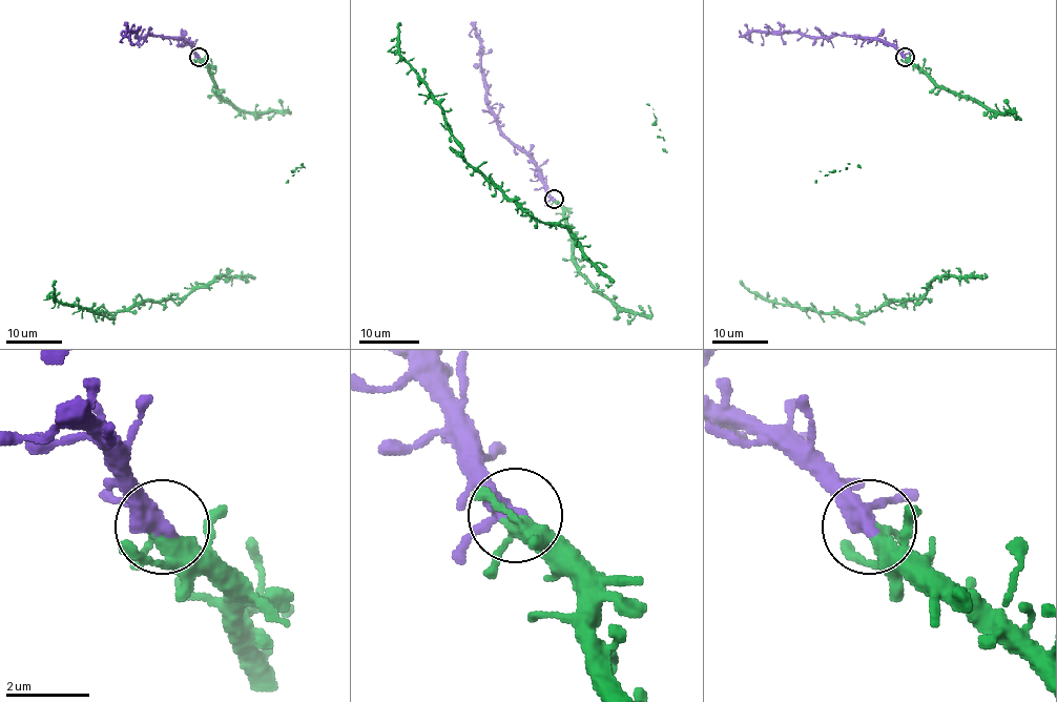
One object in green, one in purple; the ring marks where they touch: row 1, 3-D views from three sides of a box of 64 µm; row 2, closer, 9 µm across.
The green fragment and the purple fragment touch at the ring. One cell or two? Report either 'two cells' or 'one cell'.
one cell

